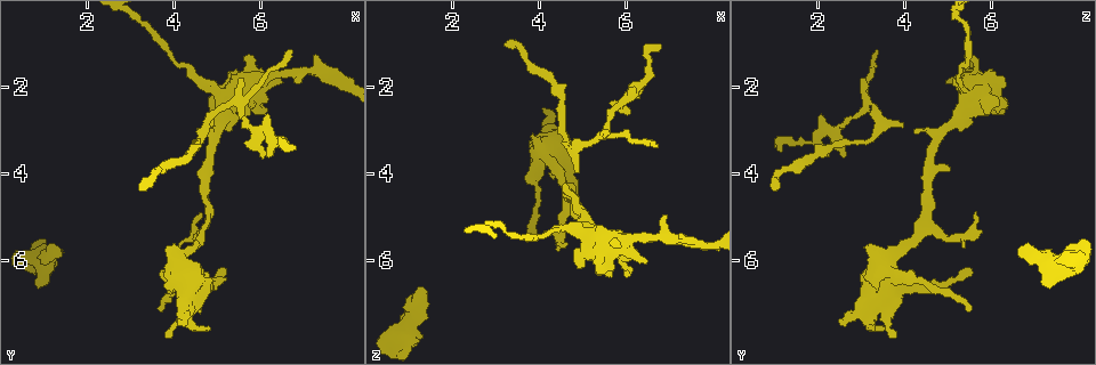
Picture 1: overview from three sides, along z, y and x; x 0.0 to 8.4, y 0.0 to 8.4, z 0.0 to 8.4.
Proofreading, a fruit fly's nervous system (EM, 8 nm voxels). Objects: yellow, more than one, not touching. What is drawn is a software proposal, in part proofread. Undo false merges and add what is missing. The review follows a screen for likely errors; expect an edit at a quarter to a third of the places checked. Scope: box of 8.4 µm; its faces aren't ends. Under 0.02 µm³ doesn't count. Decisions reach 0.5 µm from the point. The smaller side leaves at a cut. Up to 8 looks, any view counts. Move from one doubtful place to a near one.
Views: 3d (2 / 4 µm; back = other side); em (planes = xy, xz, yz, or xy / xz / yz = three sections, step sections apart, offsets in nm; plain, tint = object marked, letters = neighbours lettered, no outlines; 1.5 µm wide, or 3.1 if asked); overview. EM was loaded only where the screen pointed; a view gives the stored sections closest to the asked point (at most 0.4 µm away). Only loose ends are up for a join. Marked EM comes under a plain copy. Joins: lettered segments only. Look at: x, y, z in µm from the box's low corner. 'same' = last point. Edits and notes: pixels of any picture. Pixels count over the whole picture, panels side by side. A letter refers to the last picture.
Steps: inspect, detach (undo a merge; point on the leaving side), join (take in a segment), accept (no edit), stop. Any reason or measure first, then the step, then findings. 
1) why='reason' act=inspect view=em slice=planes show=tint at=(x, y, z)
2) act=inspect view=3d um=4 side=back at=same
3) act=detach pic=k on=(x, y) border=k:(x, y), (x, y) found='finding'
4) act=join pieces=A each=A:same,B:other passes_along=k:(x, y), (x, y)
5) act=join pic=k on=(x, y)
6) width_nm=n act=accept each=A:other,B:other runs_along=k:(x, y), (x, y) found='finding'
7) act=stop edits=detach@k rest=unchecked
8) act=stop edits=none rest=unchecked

why='thin end' act=inspect view=em slice=planes show=letters at=(6.65, 1.20, 3.40)

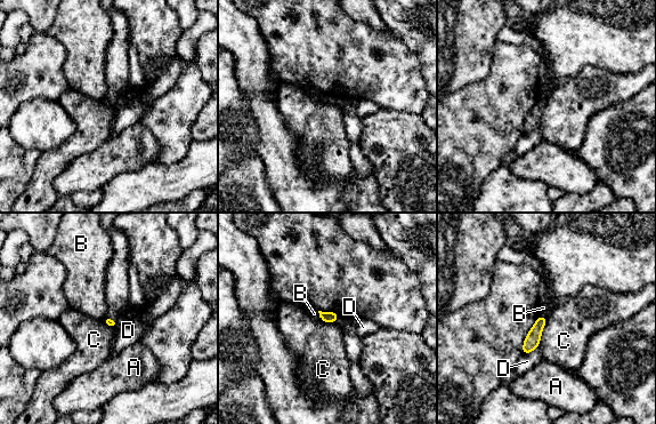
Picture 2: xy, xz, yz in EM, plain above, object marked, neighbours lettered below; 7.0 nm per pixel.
act=accept each=A:other,B:other,C:other,D:other found='none of them fits'

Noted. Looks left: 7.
why='branch stops here' act=inspect view=3d um=2 at=(5.65, 1.25, 5.50)

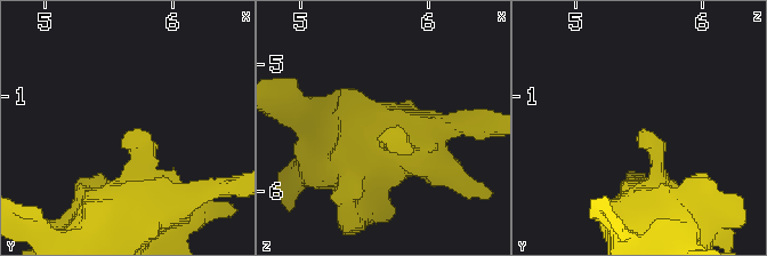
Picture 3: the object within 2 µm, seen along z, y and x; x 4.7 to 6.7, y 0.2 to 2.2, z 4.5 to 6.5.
act=inspect view=em slice=planes show=letters at=(5.66, 1.28, 5.54)

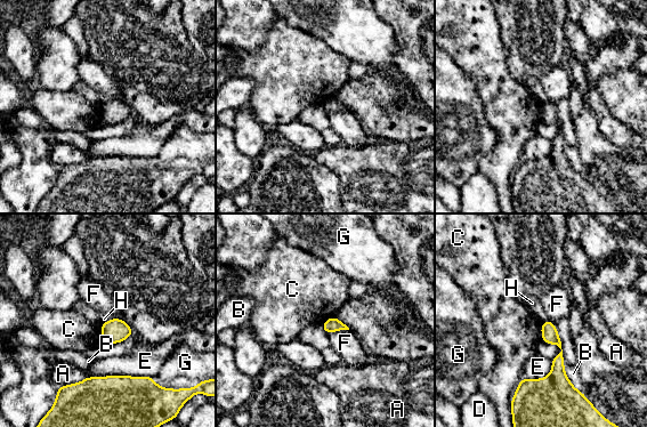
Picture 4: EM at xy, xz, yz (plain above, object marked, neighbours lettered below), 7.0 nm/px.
act=accept each=A:other,B:other,C:other,D:other,E:other,F:other,G:other,H:other found='none of them fits'

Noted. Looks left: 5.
why='an open end' act=inspect view=3d um=4 side=back at=(0.95, 6.60, 7.30)

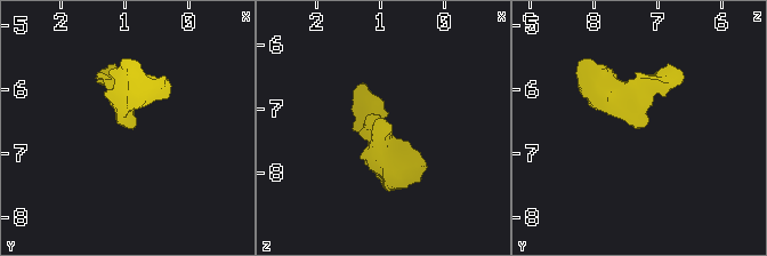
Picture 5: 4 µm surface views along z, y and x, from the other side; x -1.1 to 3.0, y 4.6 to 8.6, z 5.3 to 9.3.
act=inspect view=em slice=yz step=4 show=tint at=(0.85, 6.65, 7.25)

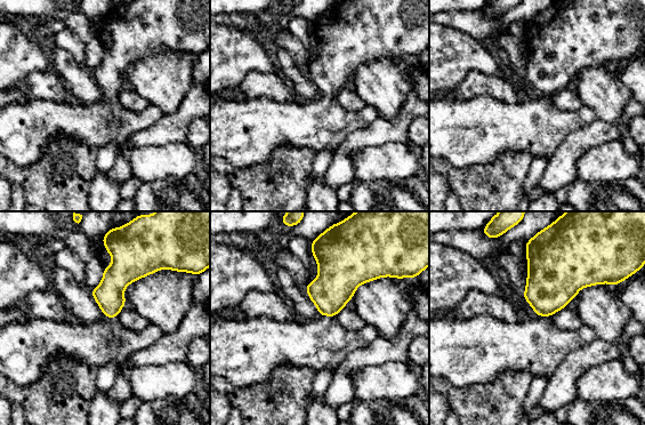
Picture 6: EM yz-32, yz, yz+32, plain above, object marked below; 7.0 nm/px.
act=inspect view=em slice=yz step=4 show=letters at=same

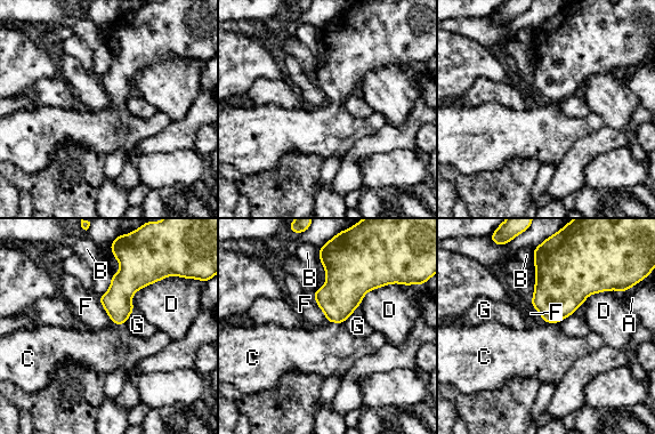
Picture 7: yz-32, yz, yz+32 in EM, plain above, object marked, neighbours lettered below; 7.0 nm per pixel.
longest_contact=D:340nm act=join pieces=C each=A:other,B:other,C:same,D:other,F:other,G:other passes_along=7:(345, 287), (336, 321), (330, 350) found='the neuron continues'

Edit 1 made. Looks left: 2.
act=stop edits=join@7 rest=unchecked

